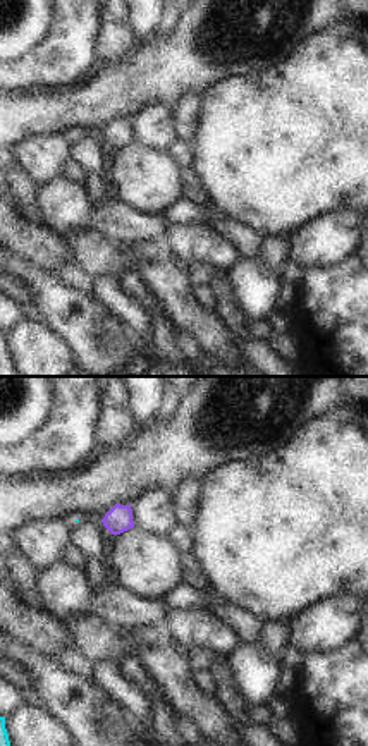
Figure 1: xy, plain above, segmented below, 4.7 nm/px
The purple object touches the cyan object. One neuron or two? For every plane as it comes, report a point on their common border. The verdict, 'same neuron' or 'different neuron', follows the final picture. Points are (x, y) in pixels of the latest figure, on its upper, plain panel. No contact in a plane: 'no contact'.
no contact

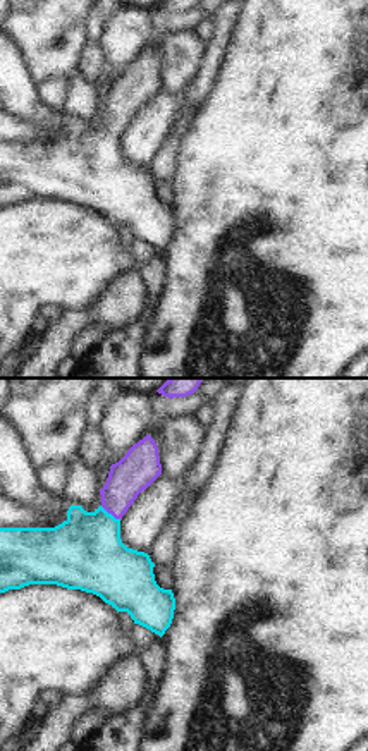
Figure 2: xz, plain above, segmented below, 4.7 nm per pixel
meets purple at (110, 128)

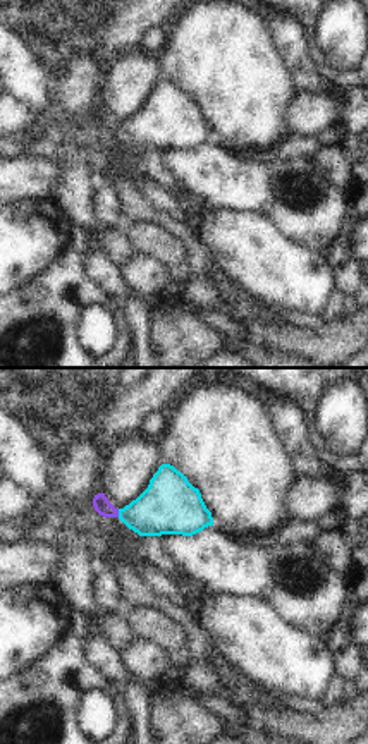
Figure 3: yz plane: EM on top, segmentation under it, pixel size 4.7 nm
meets purple at (117, 128)

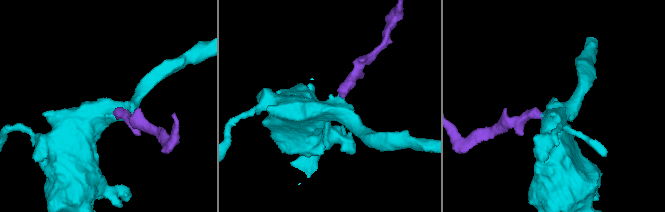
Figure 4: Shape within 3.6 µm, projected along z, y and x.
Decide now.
same neuron

